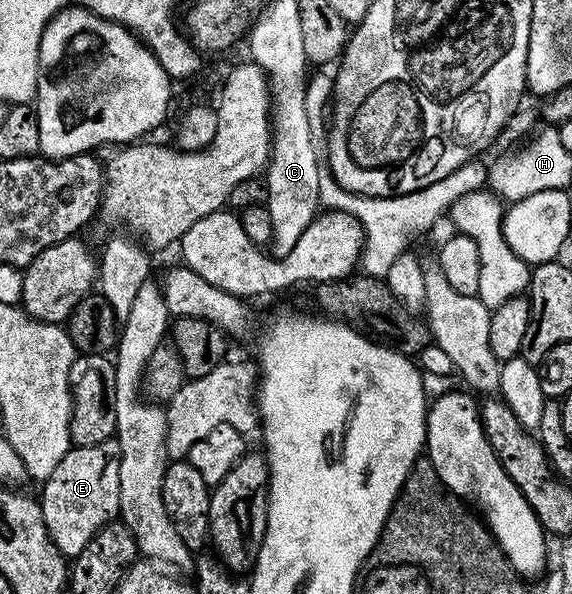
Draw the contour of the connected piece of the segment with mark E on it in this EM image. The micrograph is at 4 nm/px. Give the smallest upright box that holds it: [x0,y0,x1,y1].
[42,439,121,558]

